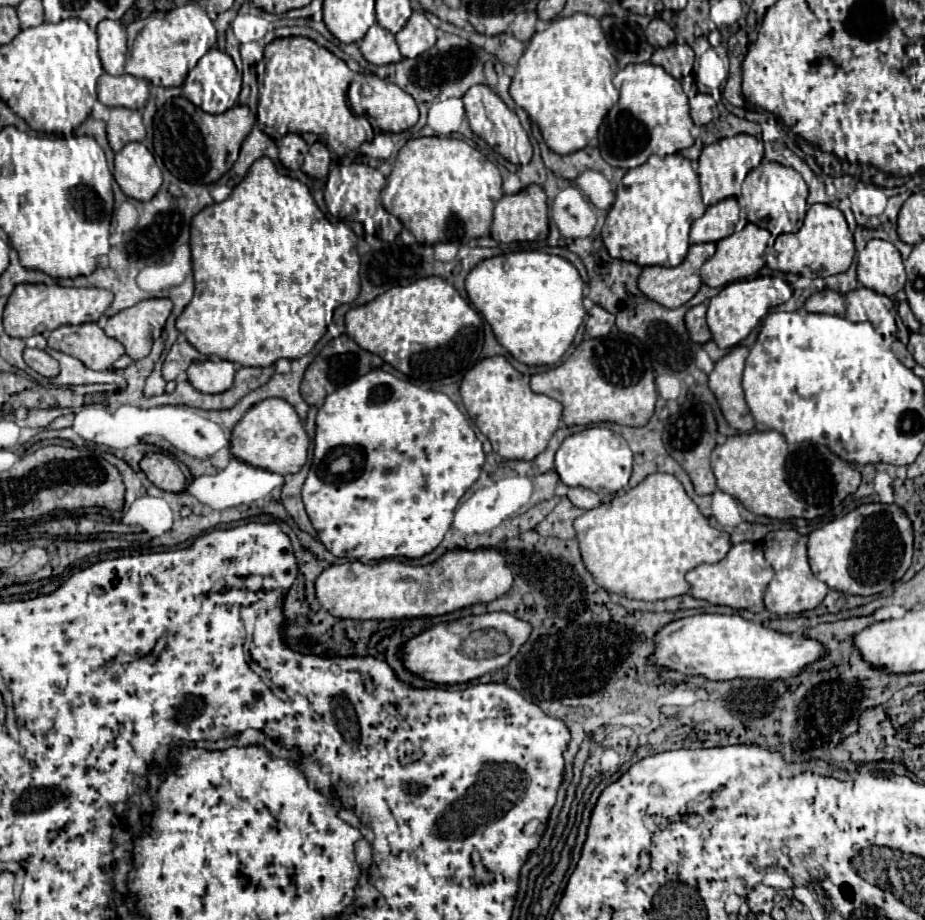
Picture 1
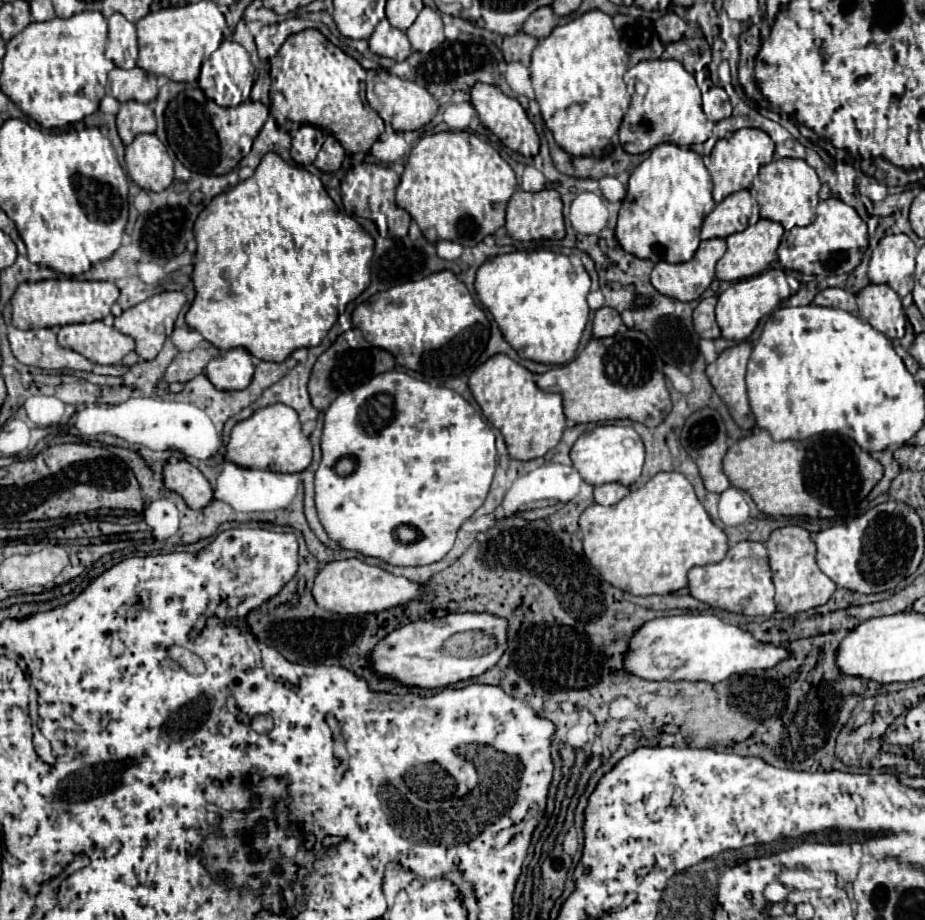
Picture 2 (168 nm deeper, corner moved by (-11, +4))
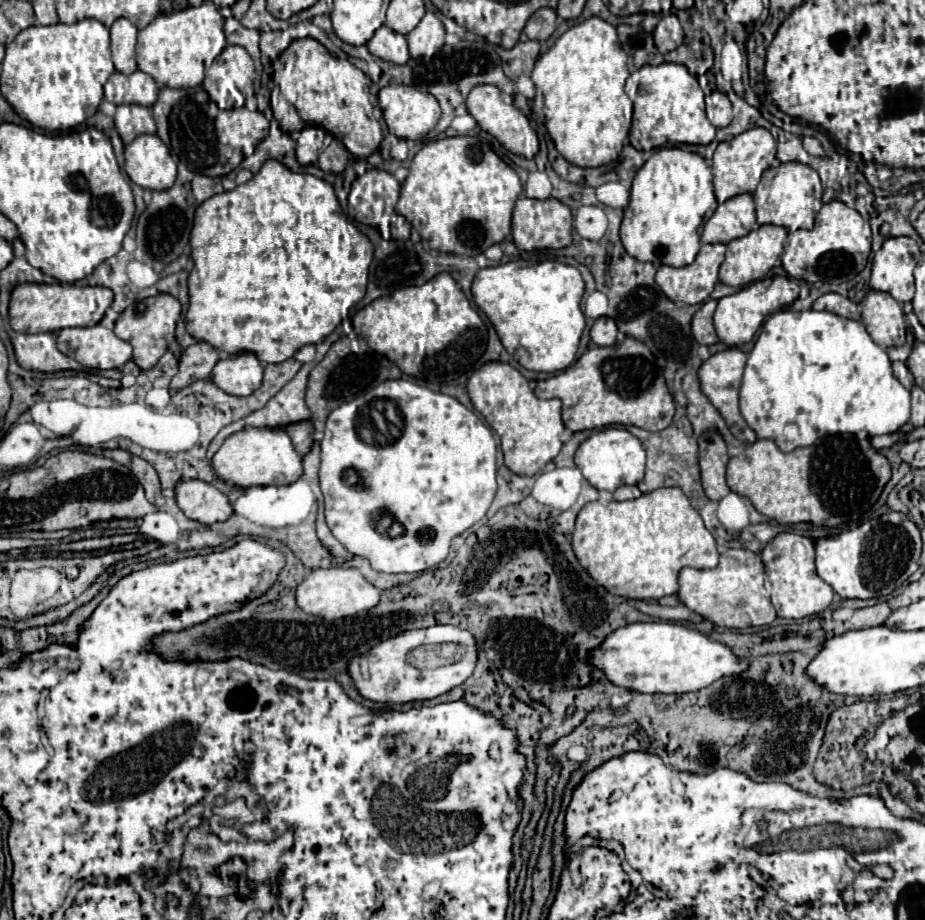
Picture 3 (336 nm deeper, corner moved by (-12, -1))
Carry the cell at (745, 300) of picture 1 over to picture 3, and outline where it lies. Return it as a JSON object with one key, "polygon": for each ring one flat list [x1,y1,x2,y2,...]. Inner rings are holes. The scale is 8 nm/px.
{"polygon":[[774,276,774,278,756,280,748,286,744,286,742,290,738,290,736,294,720,298,716,312,714,312,714,328,716,328,718,338,728,346,742,346,742,344,750,342,754,338,756,330,762,326,762,322,770,314,788,308,798,298,799,291,800,286,797,280,786,278,786,276]]}

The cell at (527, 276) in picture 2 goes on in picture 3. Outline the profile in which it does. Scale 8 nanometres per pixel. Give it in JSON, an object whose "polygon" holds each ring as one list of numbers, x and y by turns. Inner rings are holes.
{"polygon":[[522,260,488,266,476,274,472,282,472,296,474,296,476,306,494,324,508,354,514,356,524,368,534,370,534,372,558,372,558,370,568,368,574,362,580,336,586,326,584,314,580,308,580,302,584,296,584,280,582,280,582,274,574,266,552,262,552,260,538,262,532,266,528,266]]}

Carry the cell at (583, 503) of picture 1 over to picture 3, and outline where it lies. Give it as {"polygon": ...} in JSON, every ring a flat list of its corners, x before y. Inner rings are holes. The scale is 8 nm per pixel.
{"polygon":[[620,486,612,492,612,500,618,500,618,502,624,502,624,500,632,500,632,498,638,498,642,496,642,492,638,490,638,486]]}

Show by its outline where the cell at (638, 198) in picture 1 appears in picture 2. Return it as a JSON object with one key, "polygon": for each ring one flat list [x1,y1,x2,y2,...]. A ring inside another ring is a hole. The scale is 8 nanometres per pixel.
{"polygon":[[661,143,657,145,651,155,631,173,629,177,629,187,627,187,627,197,621,203,619,209,619,221,617,221,617,241,627,253,633,253,639,259,649,259,653,263,667,261,667,263,683,263,689,261,701,239,701,225,703,219,713,211,715,201,711,197,711,175,703,165,703,159,691,151,689,147,673,145,673,143]]}

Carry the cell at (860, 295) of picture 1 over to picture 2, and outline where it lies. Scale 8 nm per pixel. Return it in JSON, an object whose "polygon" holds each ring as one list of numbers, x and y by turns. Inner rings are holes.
{"polygon":[[869,283,857,293,857,305,861,319,885,333,889,339,903,335,905,313,901,307,901,297,889,285]]}

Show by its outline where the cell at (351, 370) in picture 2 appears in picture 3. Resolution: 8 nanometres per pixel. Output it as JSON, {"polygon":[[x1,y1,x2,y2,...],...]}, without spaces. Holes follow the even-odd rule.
{"polygon":[[342,336,338,342,332,344,332,348,328,350,328,354,324,356,324,360,320,360,316,364,316,368,310,372,310,378,308,378,308,390,306,390,306,404,312,412,312,424,316,430,324,430,324,424,326,424,326,418,328,414,340,406,342,402,348,402,348,400,354,400,356,396,364,394,364,390,370,390,372,386,384,382,384,380,396,380,400,378,402,372,400,368,390,362,386,356,382,354,354,354,350,350,350,340,346,336]]}

